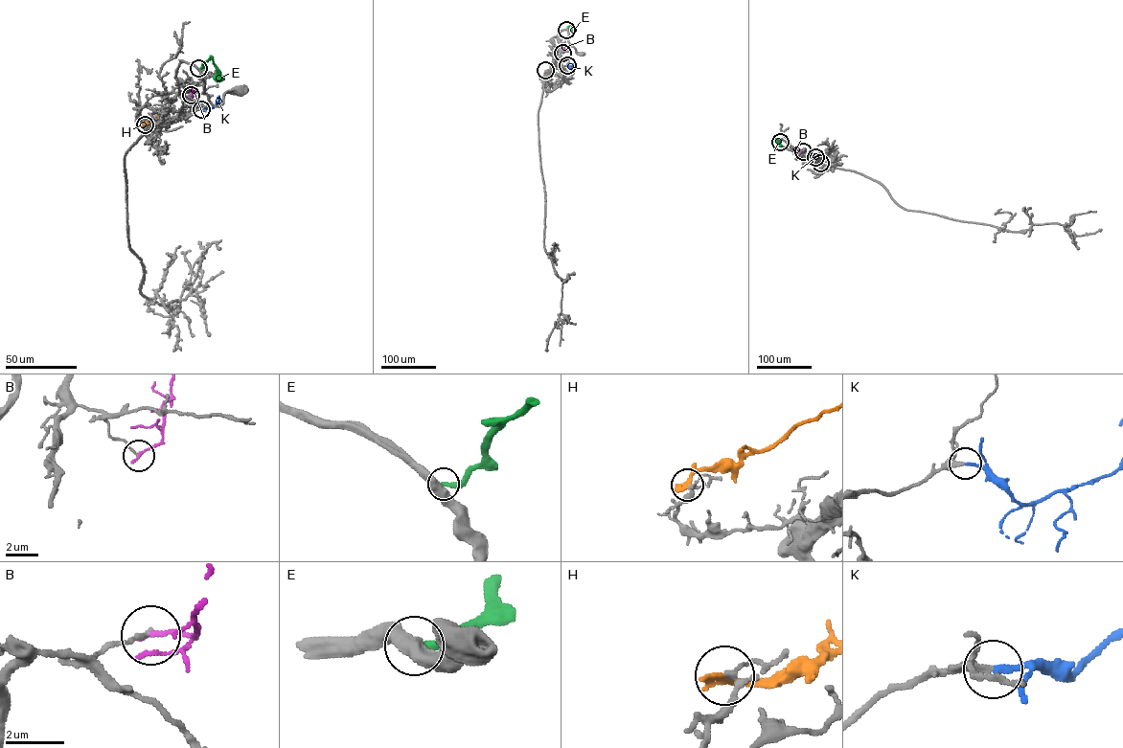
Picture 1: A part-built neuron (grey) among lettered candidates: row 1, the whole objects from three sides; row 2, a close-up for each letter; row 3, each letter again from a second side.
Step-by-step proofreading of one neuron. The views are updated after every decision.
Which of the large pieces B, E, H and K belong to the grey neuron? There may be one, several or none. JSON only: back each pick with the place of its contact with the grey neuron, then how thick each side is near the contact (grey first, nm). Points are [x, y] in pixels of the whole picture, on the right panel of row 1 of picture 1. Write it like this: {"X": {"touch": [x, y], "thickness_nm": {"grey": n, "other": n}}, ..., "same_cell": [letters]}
{"K": {"touch": [815, 157], "thickness_nm": {"grey": 180, "other": 200}}, "same_cell": ["K"]}

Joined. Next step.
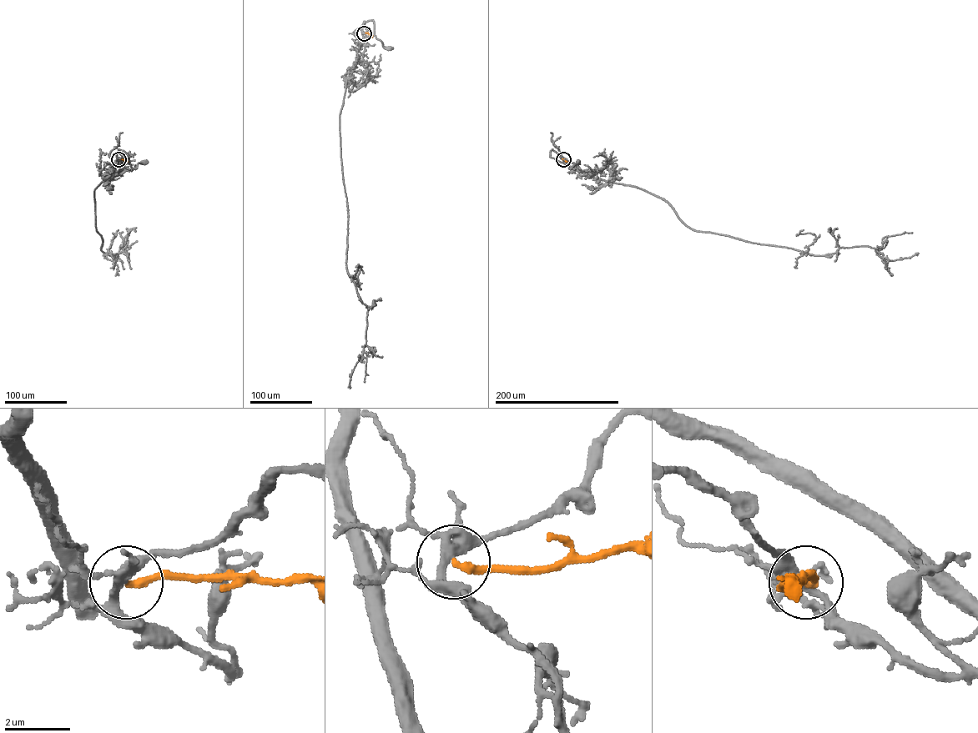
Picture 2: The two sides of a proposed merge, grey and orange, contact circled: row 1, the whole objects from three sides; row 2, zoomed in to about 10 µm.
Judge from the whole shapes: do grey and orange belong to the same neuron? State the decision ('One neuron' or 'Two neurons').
Two neurons

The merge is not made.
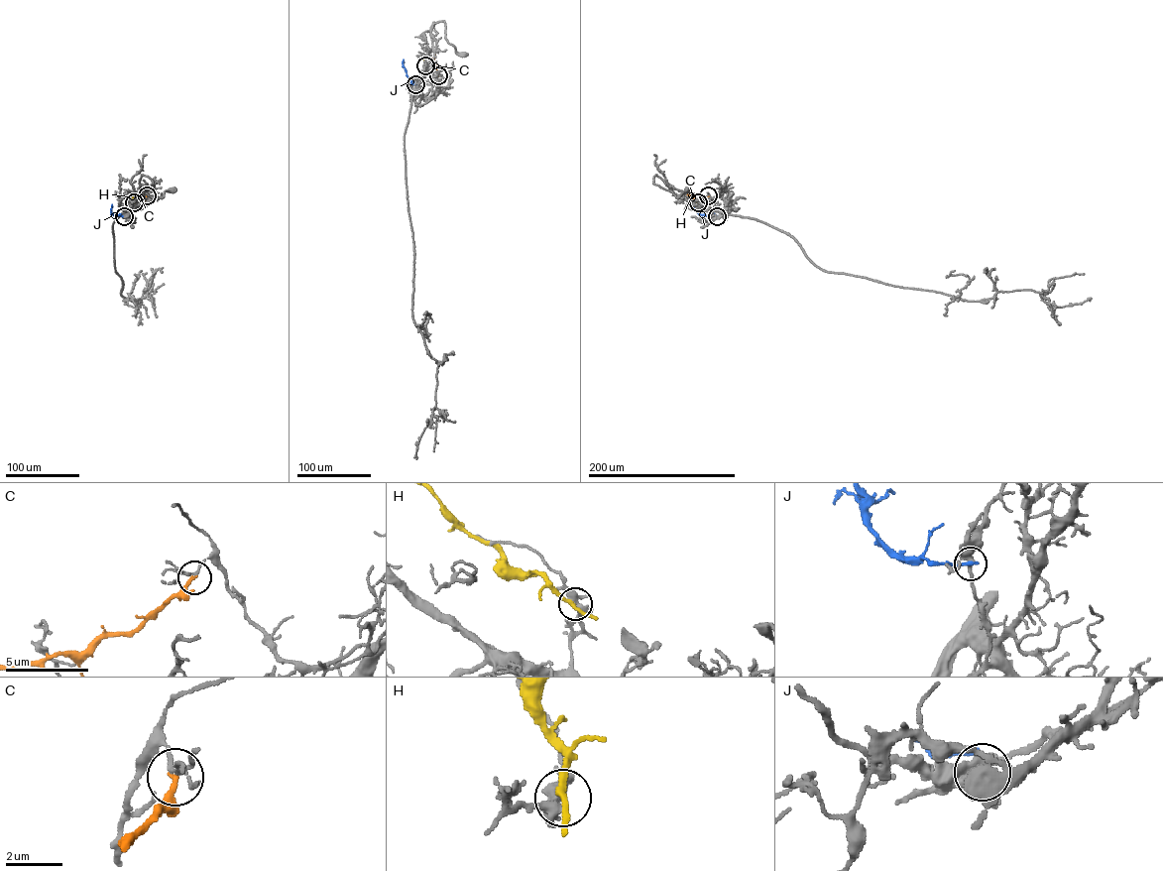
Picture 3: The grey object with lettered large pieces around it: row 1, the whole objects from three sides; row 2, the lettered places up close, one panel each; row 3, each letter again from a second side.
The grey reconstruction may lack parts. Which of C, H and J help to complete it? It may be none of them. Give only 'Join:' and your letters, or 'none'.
Join: none

